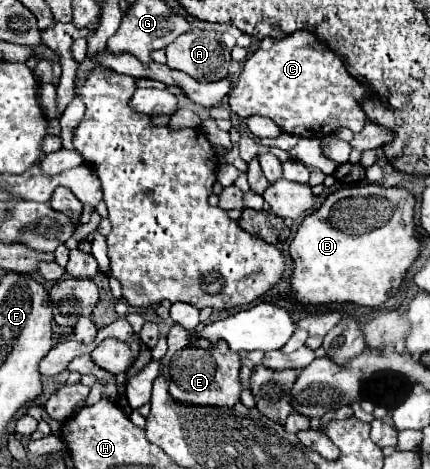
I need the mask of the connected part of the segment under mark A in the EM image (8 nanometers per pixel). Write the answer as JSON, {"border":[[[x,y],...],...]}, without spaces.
{"border":[[[201,30],[201,32],[185,32],[177,36],[167,48],[167,66],[173,70],[181,70],[195,78],[197,82],[219,82],[229,76],[231,54],[221,39],[221,32]]]}

